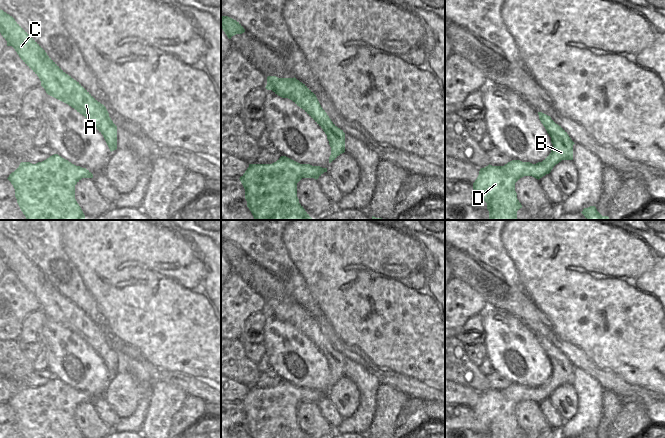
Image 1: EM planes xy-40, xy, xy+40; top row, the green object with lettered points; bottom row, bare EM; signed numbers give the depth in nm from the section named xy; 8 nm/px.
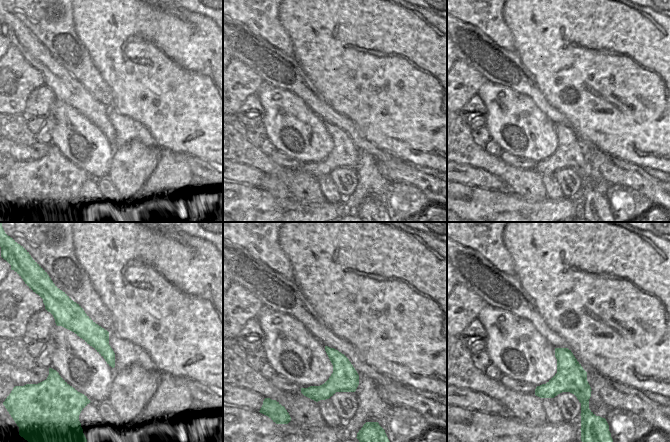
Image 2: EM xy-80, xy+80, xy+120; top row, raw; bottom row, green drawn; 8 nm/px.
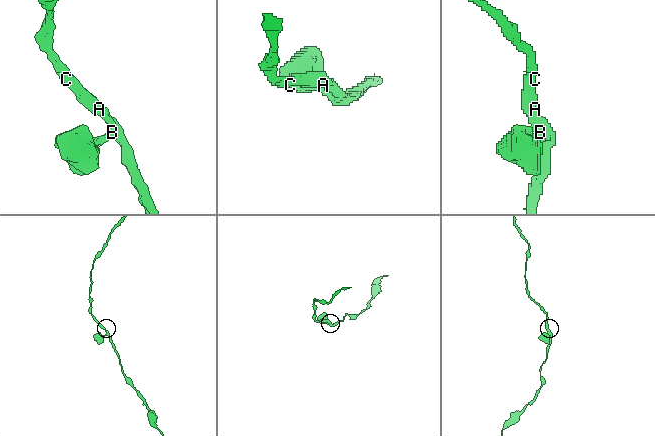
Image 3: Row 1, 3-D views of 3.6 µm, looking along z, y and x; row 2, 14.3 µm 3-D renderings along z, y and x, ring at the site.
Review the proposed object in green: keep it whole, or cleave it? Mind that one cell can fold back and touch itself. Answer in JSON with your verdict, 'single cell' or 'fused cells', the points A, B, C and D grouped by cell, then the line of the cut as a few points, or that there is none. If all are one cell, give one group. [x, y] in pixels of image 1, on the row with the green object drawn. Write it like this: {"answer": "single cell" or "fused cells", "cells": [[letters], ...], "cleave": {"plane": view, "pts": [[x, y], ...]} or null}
{"answer": "single cell", "cells": [["A", "B", "C", "D"]], "cleave": null}

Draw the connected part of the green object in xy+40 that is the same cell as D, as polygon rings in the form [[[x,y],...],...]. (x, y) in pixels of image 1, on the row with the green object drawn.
[[[538,112],[539,119],[551,137],[551,153],[536,164],[512,160],[504,166],[488,165],[481,168],[473,183],[477,196],[487,203],[489,220],[518,220],[517,211],[522,208],[517,199],[515,183],[524,176],[540,179],[549,174],[562,160],[573,160],[575,144],[567,132],[550,116]]]

